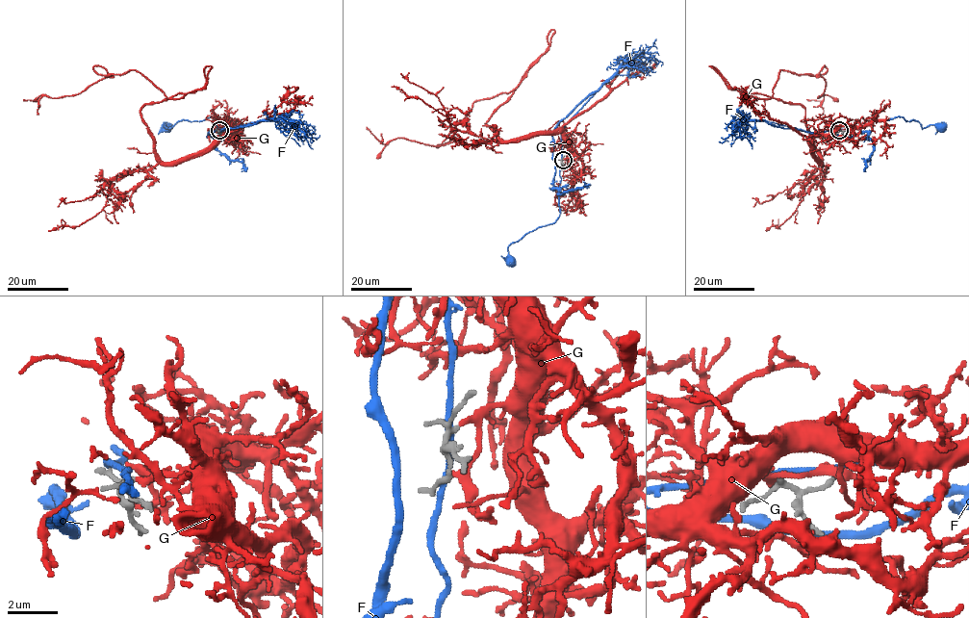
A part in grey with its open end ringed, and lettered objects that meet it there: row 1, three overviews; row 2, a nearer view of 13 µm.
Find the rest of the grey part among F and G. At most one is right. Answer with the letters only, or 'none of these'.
G

